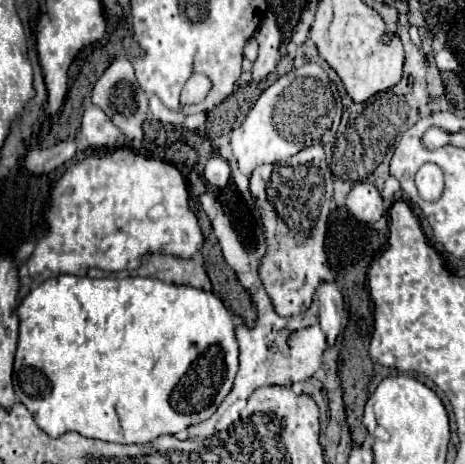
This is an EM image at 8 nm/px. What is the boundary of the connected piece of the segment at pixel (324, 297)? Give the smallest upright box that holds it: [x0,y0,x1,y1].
[316,282,346,344]

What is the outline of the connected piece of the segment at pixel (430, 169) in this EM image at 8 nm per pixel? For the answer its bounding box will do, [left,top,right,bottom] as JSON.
[416,164,444,200]

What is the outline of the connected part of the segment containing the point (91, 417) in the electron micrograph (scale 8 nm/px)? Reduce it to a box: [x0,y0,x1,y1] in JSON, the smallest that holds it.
[14,274,238,444]

